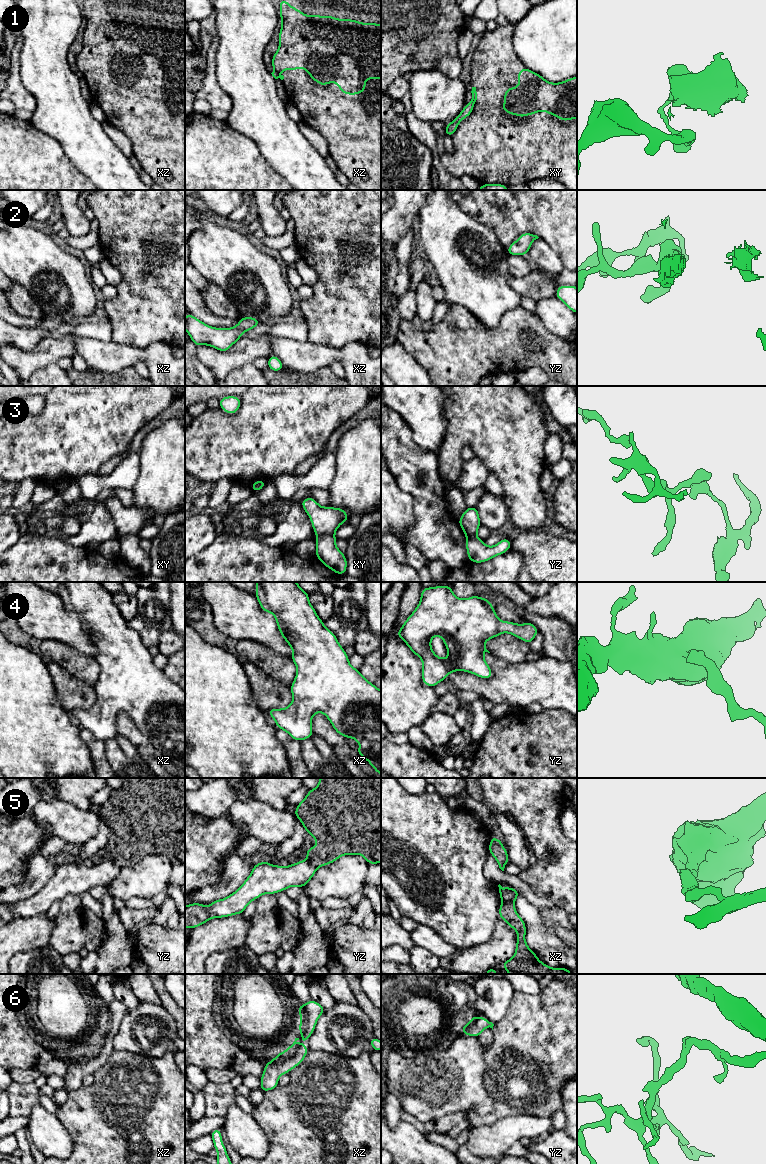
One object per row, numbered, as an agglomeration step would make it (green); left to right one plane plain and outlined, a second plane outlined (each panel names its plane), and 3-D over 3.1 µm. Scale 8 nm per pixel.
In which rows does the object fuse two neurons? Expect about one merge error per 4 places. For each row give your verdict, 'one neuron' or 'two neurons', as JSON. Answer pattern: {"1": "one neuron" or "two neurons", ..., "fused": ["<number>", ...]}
{"1": "two neurons", "2": "one neuron", "3": "two neurons", "4": "one neuron", "5": "two neurons", "6": "one neuron", "fused": ["1", "3", "5"]}

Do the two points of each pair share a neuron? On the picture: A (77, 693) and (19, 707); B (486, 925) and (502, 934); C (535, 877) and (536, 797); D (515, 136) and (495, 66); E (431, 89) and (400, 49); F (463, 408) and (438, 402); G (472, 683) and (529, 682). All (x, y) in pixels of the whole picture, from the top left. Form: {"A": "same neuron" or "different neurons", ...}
{"A": "different neurons", "B": "different neurons", "C": "same neuron", "D": "same neuron", "E": "different neurons", "F": "different neurons", "G": "same neuron"}

